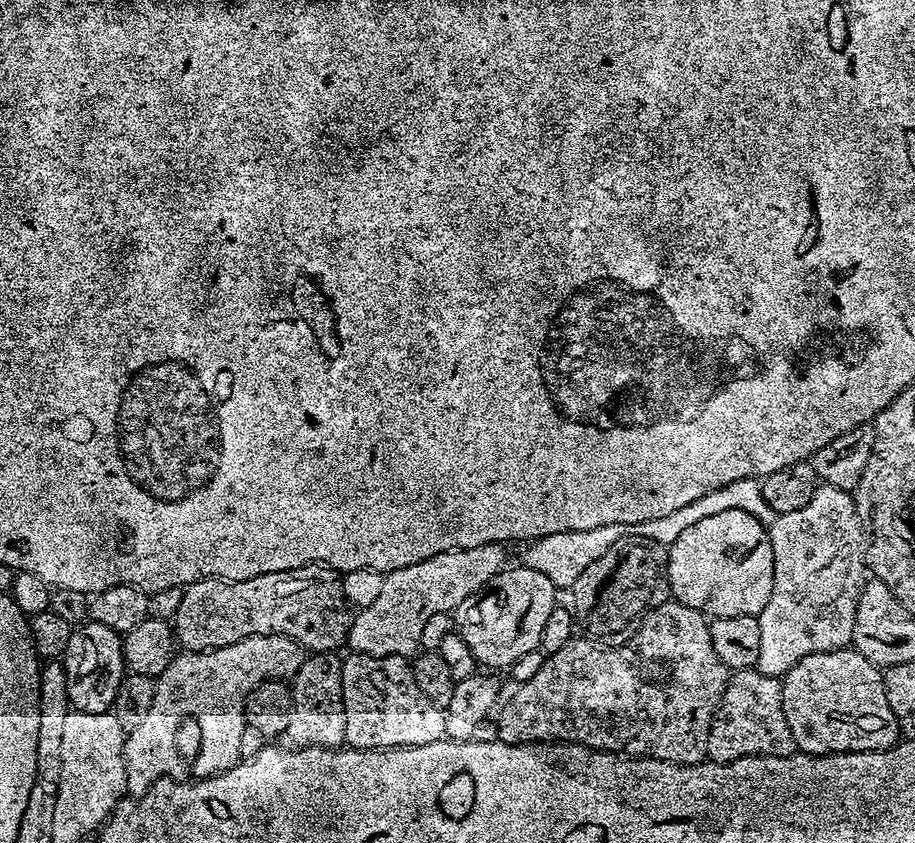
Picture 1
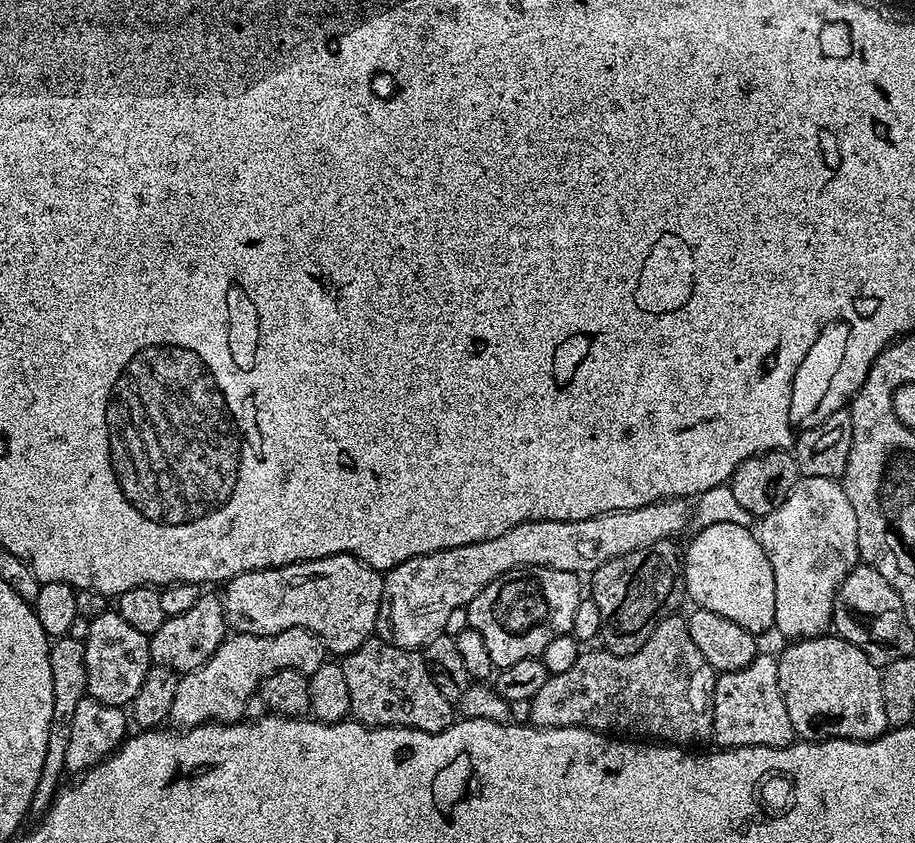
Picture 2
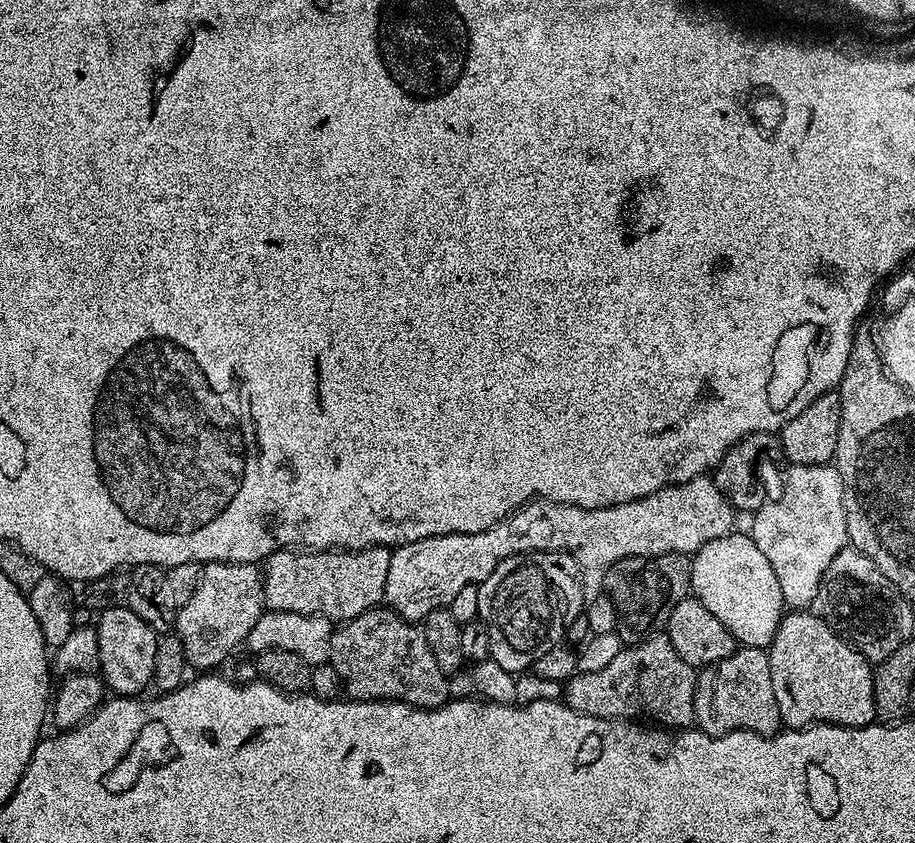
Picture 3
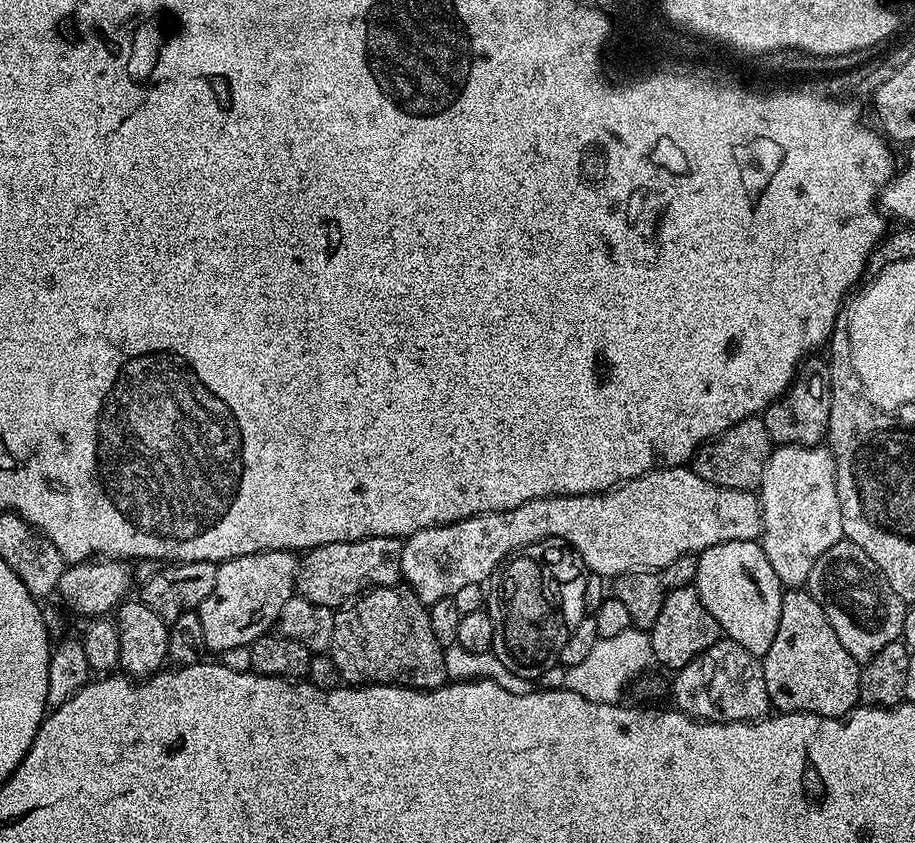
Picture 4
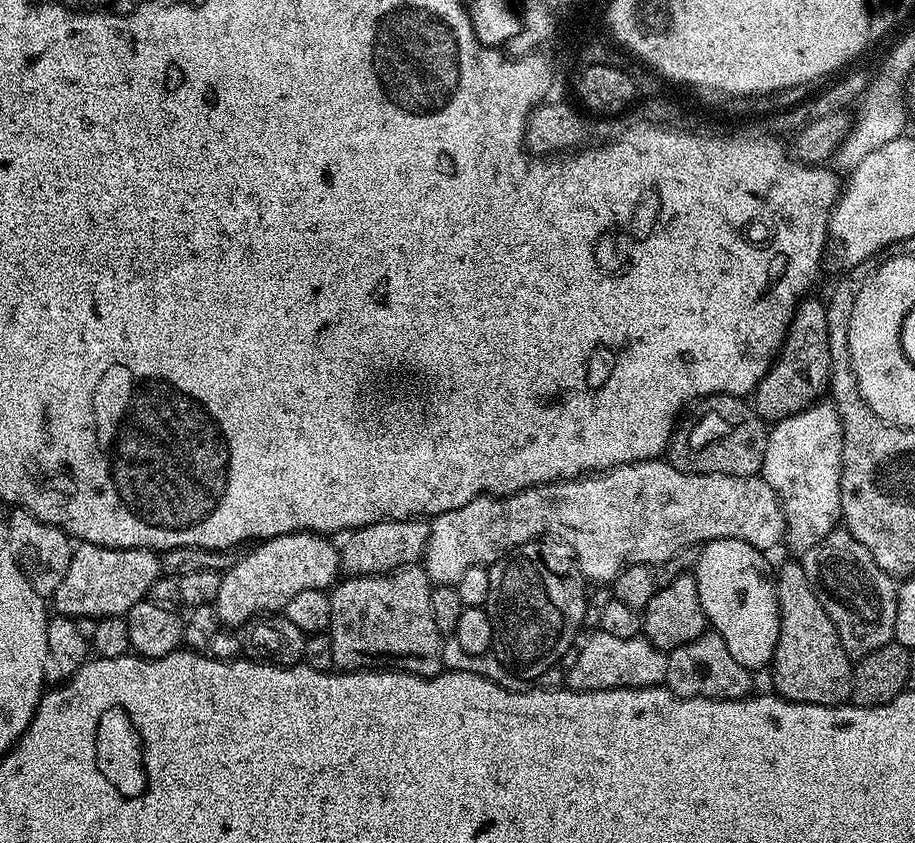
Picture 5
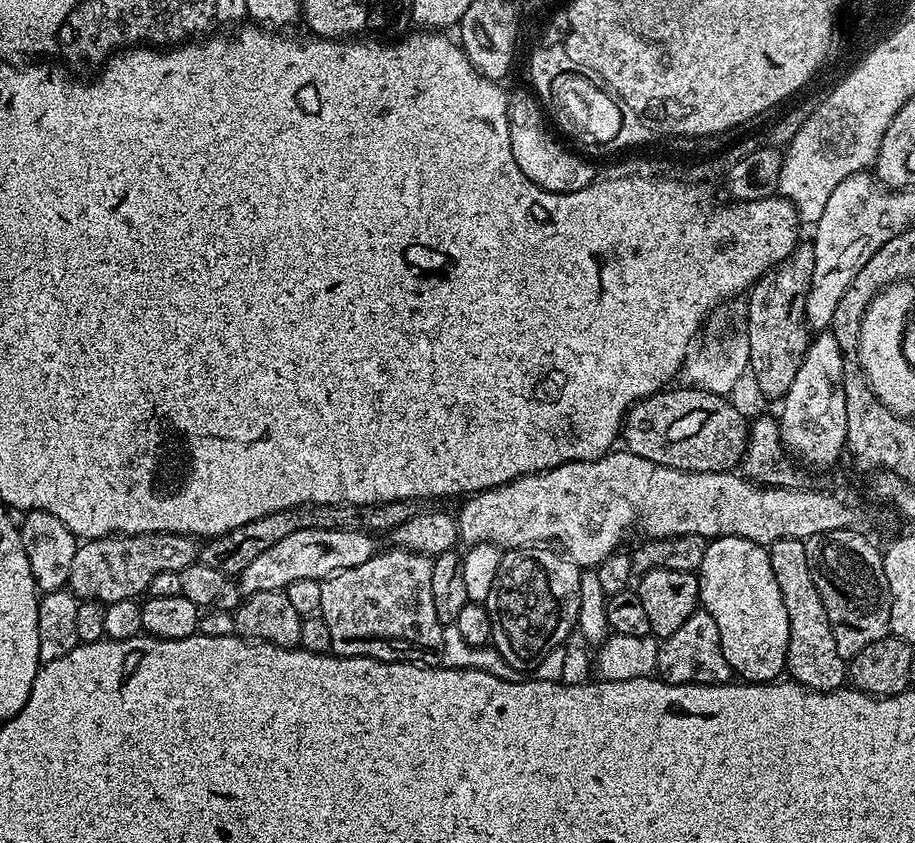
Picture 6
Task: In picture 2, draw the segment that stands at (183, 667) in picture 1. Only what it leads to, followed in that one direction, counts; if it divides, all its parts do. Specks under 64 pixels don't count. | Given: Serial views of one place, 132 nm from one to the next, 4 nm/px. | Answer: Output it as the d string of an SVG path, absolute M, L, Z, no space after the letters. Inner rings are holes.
M305 628L282 630L273 636L229 635L202 666L180 676L168 720L180 730L209 722L239 721L244 716L247 699L270 674L293 668L310 678L325 662L323 640Z

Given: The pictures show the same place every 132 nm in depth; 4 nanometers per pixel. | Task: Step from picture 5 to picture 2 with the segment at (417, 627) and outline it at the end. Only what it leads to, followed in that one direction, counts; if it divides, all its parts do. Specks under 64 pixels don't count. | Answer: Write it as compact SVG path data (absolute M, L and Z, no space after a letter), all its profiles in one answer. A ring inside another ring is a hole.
M370 638L358 650L343 657L342 667L346 674L346 686L350 690L351 715L370 728L413 728L423 732L441 732L454 723L454 704L434 686L427 662L419 651L399 648L379 638Z

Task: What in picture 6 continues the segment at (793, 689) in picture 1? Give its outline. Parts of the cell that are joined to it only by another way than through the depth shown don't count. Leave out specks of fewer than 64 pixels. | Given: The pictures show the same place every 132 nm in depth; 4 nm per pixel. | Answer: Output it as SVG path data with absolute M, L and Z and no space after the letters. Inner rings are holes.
M782 538L767 545L770 566L782 590L782 602L788 611L790 622L790 642L788 643L788 662L786 672L795 683L809 688L812 692L834 692L846 684L846 661L838 654L834 642L834 630L830 618L822 606L822 594L814 586L810 574L810 562L806 562L806 546L803 540Z

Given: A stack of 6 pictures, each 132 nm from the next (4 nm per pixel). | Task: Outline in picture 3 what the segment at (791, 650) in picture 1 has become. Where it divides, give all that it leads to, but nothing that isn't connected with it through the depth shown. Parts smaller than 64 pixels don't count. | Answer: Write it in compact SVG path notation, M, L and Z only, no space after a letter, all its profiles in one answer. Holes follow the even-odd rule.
M793 464L784 476L784 489L777 500L769 499L751 517L750 535L753 542L766 554L774 575L778 577L778 586L782 586L782 598L785 605L792 610L808 610L815 605L818 594L818 582L822 582L822 574L826 574L826 566L834 562L834 558L843 548L849 547L846 530L846 510L842 494L842 478L832 464L818 466L802 466Z

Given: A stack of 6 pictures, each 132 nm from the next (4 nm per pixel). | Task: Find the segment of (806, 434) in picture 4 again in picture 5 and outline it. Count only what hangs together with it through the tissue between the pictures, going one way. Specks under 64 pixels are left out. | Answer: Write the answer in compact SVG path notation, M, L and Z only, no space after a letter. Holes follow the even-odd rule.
M805 298L796 307L784 343L754 393L756 412L766 422L790 418L816 403L829 391L832 378L832 351L828 333L829 309L820 300Z

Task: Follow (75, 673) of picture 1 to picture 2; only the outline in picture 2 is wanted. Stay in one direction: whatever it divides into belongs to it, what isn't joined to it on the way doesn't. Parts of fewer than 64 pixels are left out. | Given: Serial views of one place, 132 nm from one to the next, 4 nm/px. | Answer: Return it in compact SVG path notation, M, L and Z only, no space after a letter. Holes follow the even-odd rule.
M107 610L102 615L89 619L88 636L83 641L88 679L87 695L115 708L131 705L150 667L148 641L149 637L134 630L134 626L130 626L130 622L126 622L119 611Z

